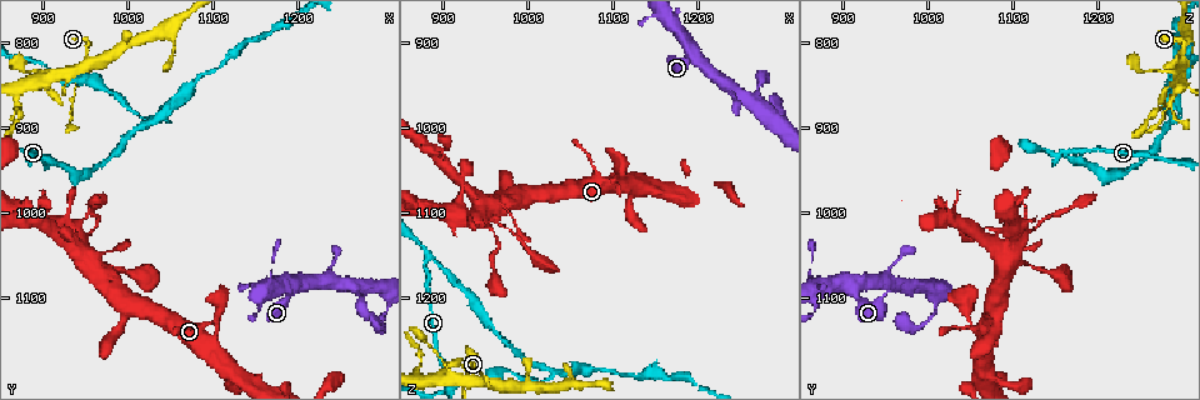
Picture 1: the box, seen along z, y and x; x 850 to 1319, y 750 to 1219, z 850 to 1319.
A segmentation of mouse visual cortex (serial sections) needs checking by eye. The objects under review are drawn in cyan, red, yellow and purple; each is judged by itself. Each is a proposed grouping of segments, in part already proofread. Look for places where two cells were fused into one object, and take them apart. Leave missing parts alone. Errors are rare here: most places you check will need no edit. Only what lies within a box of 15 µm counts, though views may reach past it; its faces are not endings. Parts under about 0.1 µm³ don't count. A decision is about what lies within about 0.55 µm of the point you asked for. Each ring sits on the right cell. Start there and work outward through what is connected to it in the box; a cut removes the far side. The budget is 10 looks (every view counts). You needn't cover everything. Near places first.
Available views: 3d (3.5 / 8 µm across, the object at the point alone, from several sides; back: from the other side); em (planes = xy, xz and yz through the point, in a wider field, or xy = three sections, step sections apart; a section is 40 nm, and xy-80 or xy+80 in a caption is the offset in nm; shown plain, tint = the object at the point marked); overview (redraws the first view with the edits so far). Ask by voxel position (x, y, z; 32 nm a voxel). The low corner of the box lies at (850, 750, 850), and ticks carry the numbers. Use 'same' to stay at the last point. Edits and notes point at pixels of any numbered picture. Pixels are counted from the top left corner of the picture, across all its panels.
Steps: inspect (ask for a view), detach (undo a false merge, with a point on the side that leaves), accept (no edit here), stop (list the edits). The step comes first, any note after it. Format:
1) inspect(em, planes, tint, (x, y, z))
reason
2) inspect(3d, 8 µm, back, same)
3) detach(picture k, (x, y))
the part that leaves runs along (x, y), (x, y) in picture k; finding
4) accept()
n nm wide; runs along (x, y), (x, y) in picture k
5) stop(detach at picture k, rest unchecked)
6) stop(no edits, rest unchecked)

inspect(3d, 8 µm, (960, 1060, 1100))
thick turns thin

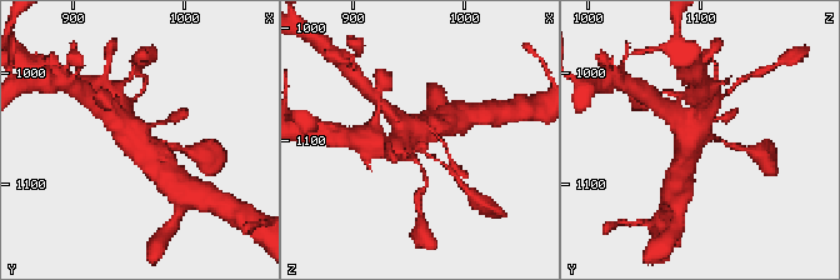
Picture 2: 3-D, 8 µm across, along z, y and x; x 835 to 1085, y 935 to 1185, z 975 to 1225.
inspect(em, xy, step 1, tint, (960, 1058, 1100))

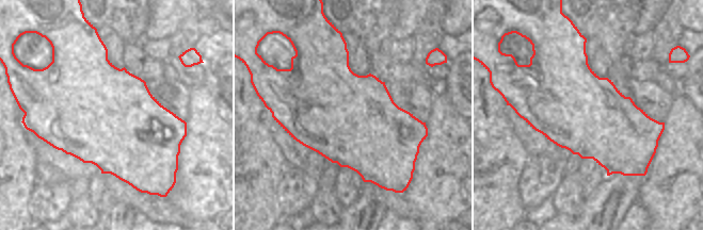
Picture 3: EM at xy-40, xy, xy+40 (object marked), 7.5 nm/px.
accept()
runs along (151, 168), (126, 136), (121, 109) in picture 2; all the same cell

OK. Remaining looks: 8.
inspect(3d, 8 µm, (885, 930, 1155))
branch point

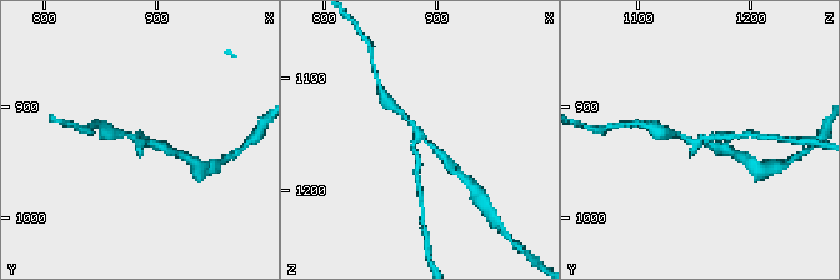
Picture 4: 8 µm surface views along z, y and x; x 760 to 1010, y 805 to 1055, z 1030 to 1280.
inspect(em, xy, step 1, tint, (882, 934, 1152))
3 arms; arms of 150, 200, 200 nm

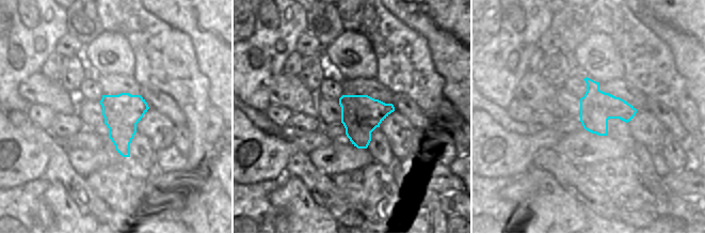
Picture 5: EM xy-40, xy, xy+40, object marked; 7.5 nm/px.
accept()
300 nm wide; runs along (136, 135), (140, 144), (166, 149) in picture 4; continuous, no second cell

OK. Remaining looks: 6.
inspect(3d, 8 µm, (960, 995, 1175))
sudden change in width

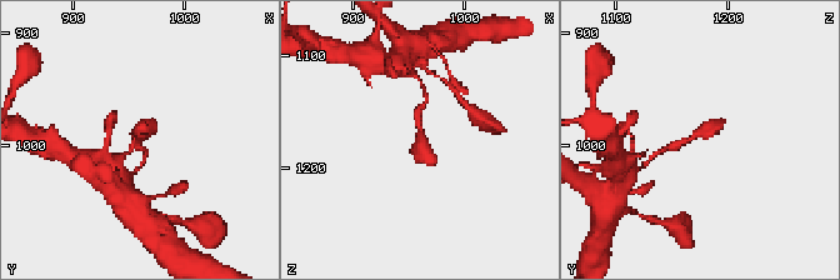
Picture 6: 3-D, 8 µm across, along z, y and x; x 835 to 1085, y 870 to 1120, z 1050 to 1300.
inspect(em, xy, step 1, tint, (964, 990, 1170))
shape alone is not enough

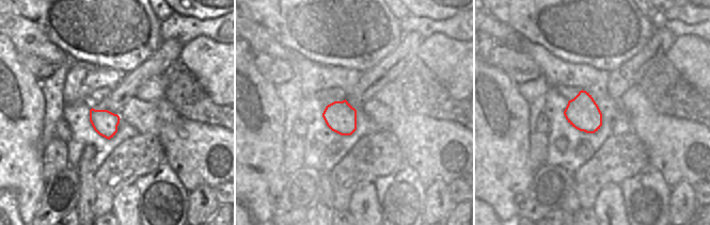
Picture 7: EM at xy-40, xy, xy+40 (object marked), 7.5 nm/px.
accept()
runs along (665, 148), (723, 123) in picture 6; continuous, no second cell

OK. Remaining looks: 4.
inspect(3d, 3.5 µm, (1030, 890, 1285))

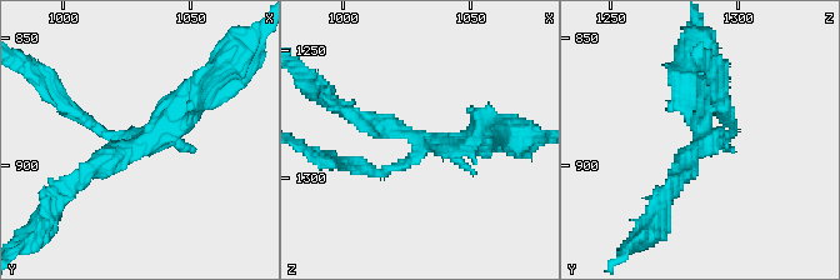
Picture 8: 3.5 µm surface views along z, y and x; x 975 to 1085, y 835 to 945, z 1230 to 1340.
inspect(em, xy, step 5, tint, (1029, 892, 1286))

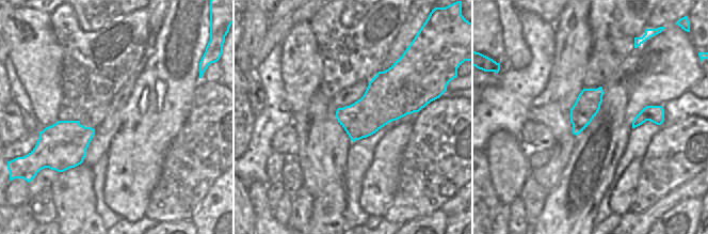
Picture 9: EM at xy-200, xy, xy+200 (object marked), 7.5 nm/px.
accept()
runs along (73, 183), (203, 94) in picture 8; one cell here

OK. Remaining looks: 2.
stop(no edits, rest unchecked)

